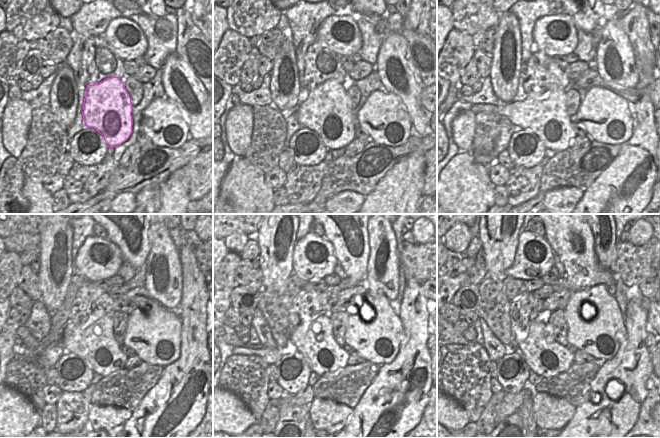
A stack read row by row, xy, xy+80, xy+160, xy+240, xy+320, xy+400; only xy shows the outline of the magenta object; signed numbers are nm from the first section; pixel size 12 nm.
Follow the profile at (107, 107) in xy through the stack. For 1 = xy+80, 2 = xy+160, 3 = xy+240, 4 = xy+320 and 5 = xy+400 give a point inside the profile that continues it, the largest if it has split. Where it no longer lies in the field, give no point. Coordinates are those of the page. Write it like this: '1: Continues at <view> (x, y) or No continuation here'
1: Continues at xy+80 (328, 111)
2: Continues at xy+160 (547, 116)
3: Continues at xy+240 (96, 343)
4: Continues at xy+320 (317, 345)
5: Continues at xy+400 (547, 358)

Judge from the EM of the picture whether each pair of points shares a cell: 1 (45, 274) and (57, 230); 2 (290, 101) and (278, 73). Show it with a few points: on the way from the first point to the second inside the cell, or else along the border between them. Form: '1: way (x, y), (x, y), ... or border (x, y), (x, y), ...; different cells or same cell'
1: way (49, 263), (49, 256), (52, 252), (54, 241); same cell
2: way (283, 94), (278, 91), (277, 80); same cell

